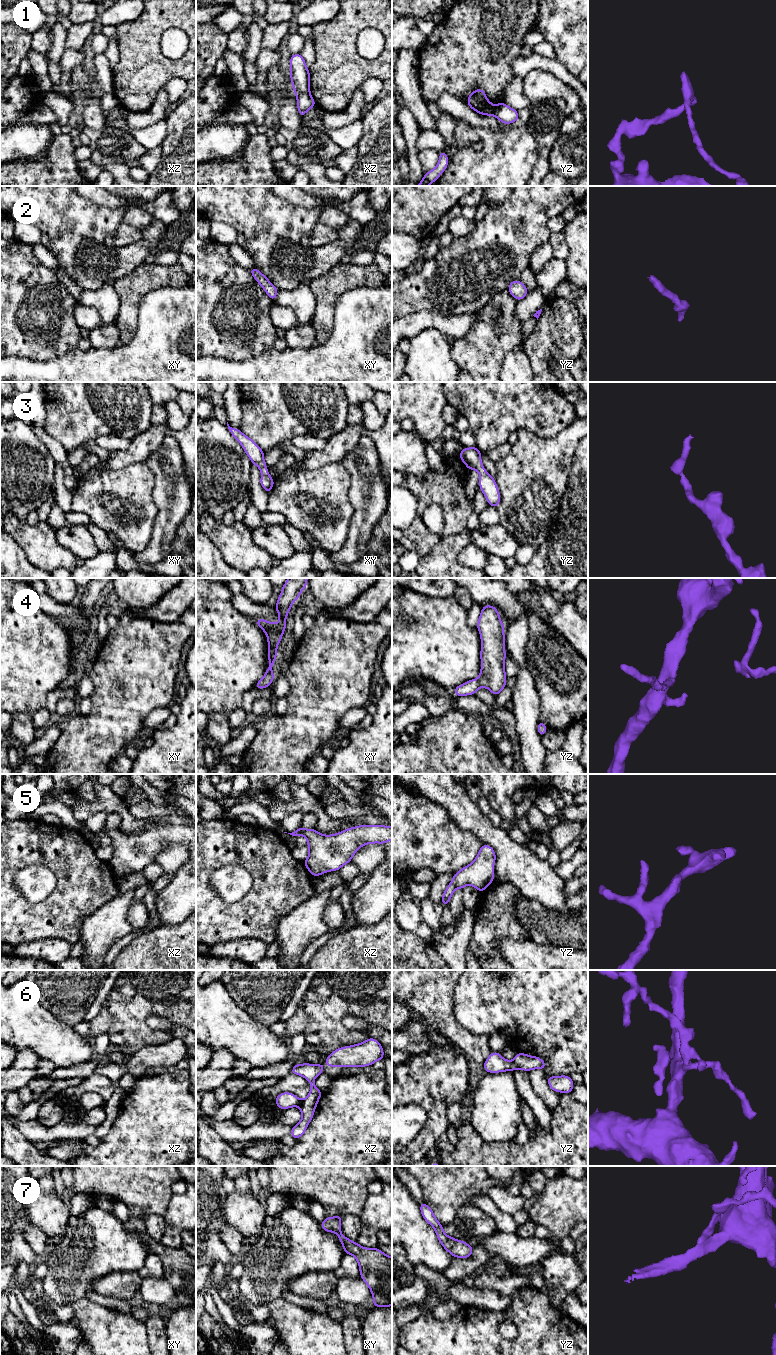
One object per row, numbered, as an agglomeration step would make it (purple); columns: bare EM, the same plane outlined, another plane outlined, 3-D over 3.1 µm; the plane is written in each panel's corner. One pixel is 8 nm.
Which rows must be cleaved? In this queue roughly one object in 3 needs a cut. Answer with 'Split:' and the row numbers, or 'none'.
Split: 1

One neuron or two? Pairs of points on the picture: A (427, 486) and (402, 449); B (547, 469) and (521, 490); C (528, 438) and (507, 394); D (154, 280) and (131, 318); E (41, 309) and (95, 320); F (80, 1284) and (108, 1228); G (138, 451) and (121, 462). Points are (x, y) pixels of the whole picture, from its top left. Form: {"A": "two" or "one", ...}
{"A": "two", "B": "one", "C": "two", "D": "one", "E": "two", "F": "one", "G": "one"}

